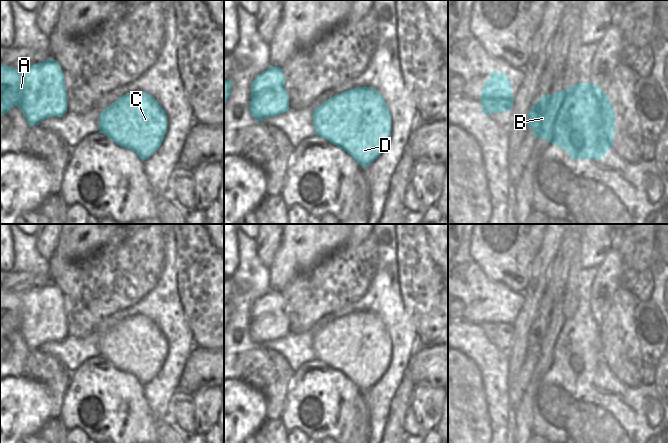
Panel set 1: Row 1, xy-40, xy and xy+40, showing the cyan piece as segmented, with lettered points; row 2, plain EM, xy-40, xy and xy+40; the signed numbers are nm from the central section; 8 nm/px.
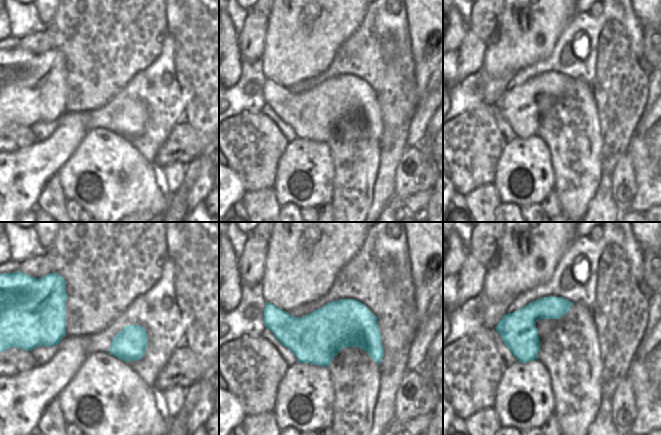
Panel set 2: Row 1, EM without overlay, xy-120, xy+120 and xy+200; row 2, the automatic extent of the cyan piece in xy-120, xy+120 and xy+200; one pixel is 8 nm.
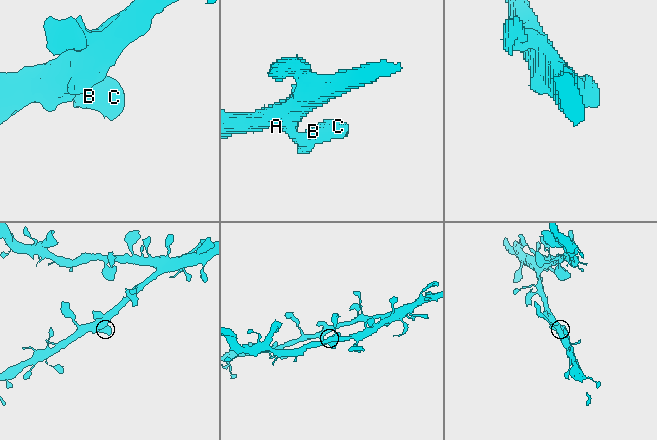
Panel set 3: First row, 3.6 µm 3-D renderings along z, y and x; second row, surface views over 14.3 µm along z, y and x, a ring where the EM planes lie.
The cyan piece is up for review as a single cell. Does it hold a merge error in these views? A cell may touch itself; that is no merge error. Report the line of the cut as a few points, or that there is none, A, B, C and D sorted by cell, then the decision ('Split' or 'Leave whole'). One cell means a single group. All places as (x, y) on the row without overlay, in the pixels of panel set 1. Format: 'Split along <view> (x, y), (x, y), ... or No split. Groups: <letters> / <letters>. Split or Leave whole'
No split. Groups: A B C D. Leave whole

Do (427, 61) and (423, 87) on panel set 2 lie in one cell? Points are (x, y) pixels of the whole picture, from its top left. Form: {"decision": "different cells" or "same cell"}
{"decision": "same cell"}

